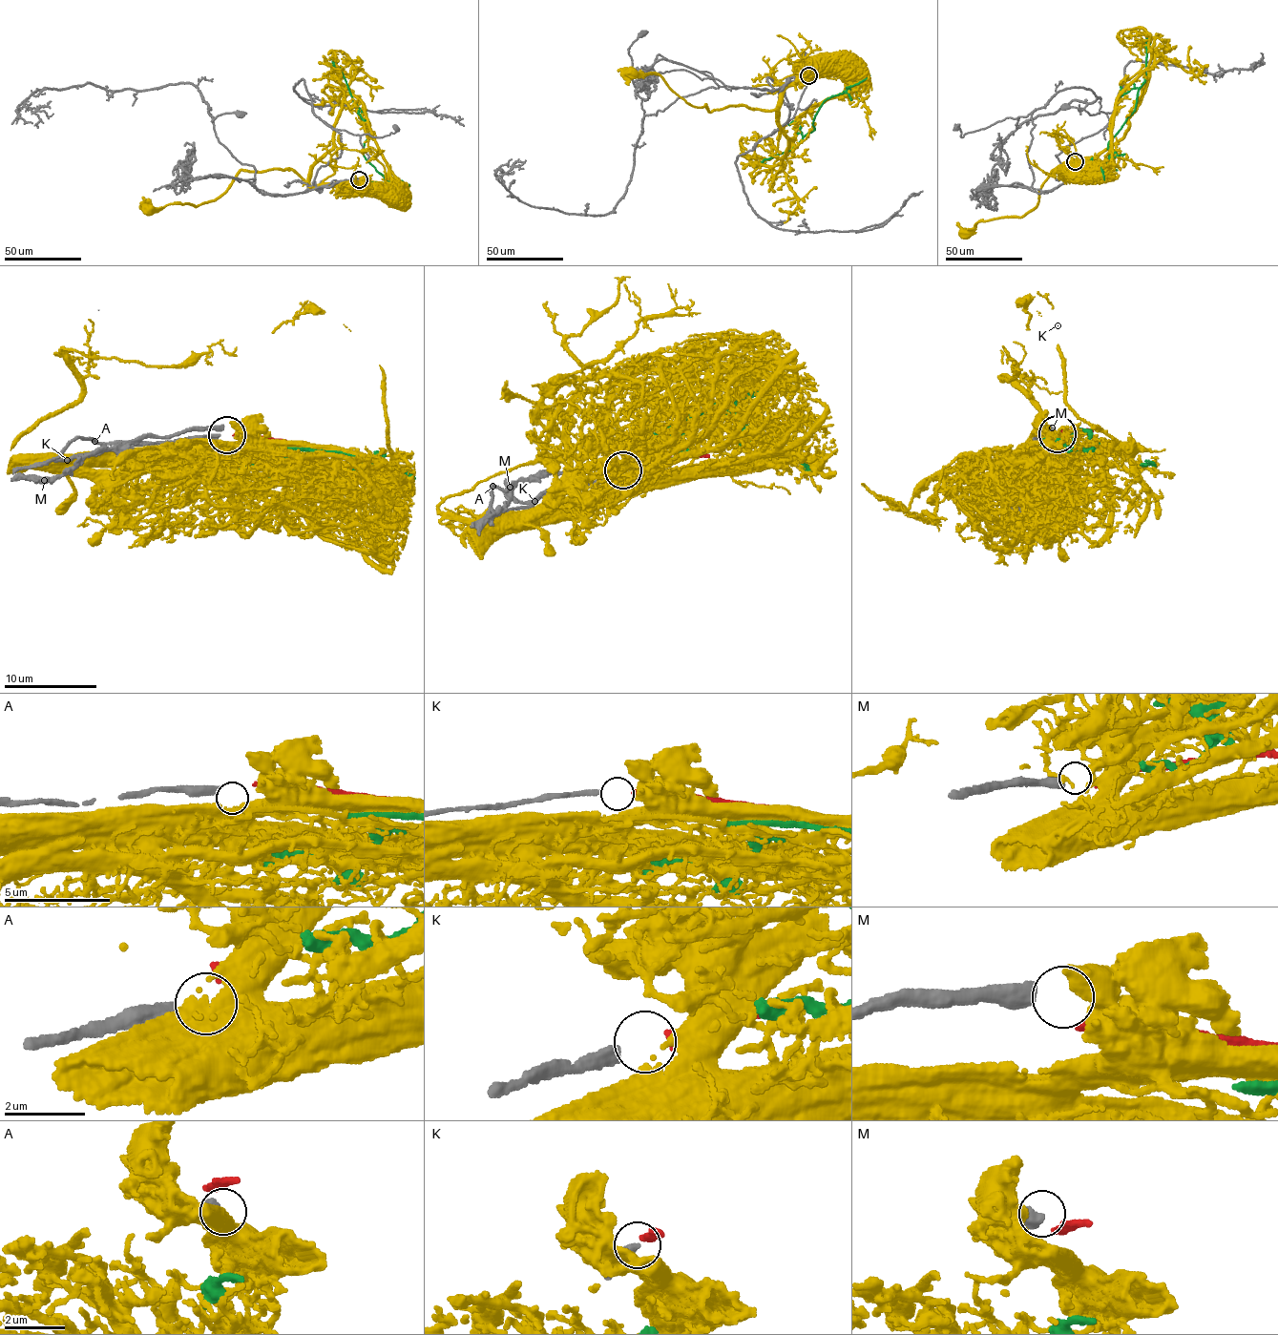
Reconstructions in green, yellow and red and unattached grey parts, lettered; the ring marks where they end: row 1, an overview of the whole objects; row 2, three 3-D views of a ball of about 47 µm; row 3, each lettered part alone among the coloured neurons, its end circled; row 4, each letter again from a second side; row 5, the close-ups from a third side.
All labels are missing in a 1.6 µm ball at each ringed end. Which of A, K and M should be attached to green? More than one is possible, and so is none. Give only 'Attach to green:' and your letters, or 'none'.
Attach to green: none

